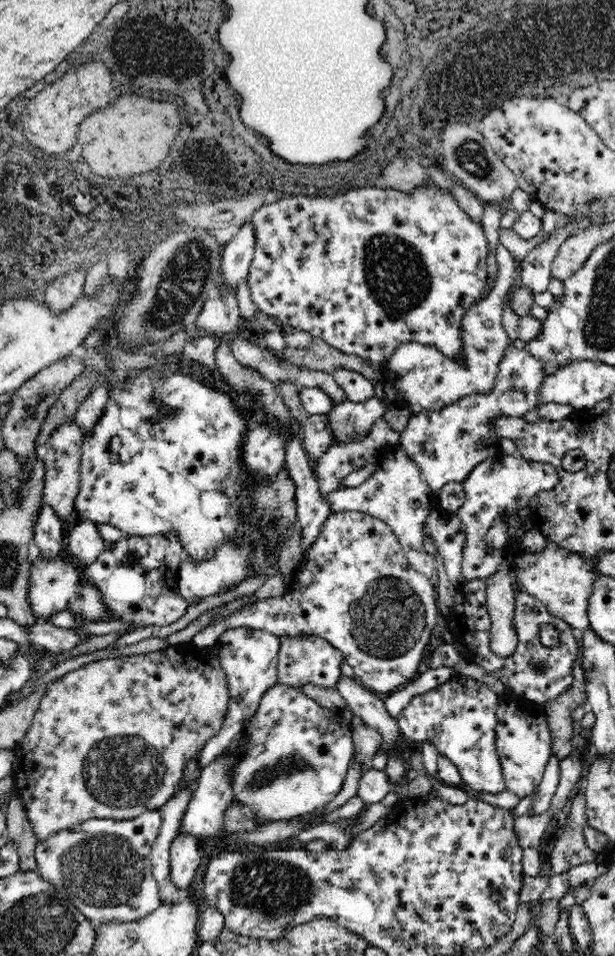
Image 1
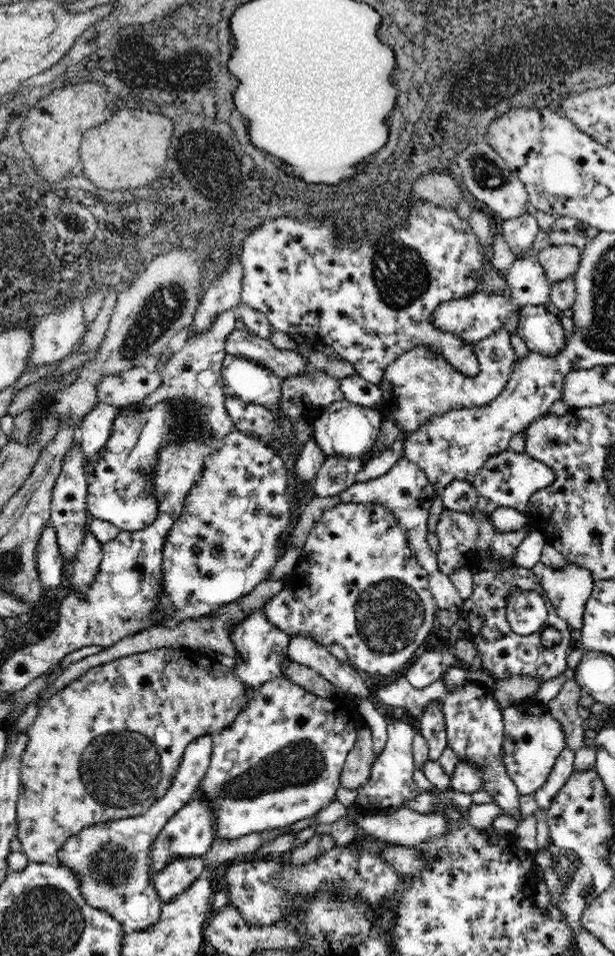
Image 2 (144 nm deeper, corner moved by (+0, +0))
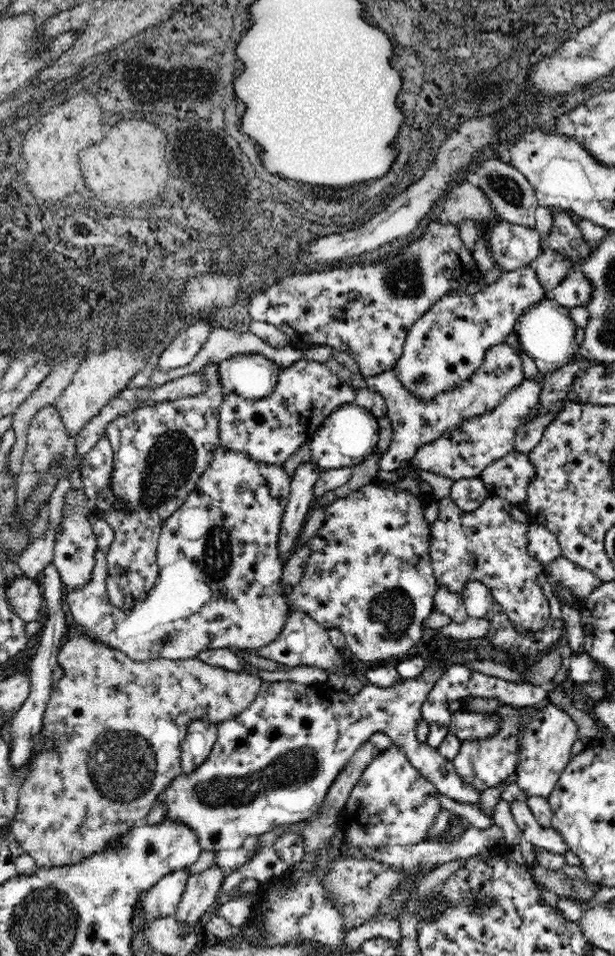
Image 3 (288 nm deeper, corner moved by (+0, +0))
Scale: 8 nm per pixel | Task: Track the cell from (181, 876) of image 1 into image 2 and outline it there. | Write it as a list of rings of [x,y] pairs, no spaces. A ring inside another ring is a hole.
[[[178,858],[170,860],[166,868],[154,876],[154,888],[158,894],[160,904],[170,904],[174,902],[182,892],[186,892],[194,880],[200,878],[204,870],[202,858]]]

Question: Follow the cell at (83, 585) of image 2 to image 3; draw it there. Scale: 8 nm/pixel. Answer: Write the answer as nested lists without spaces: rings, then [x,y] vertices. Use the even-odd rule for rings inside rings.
[[[226,446],[216,448],[208,470],[198,480],[196,490],[188,494],[182,508],[178,508],[178,512],[174,512],[162,526],[158,540],[160,574],[156,586],[140,596],[130,612],[116,608],[106,592],[108,556],[104,552],[96,552],[90,582],[66,594],[76,626],[82,626],[86,636],[98,638],[108,648],[126,654],[132,662],[154,662],[160,658],[186,662],[188,658],[198,658],[198,654],[208,650],[258,652],[266,648],[266,644],[274,644],[286,628],[286,620],[290,616],[286,606],[288,588],[280,582],[284,574],[284,560],[278,552],[282,518],[292,490],[290,482],[292,478],[282,466],[256,462],[248,454]]]

